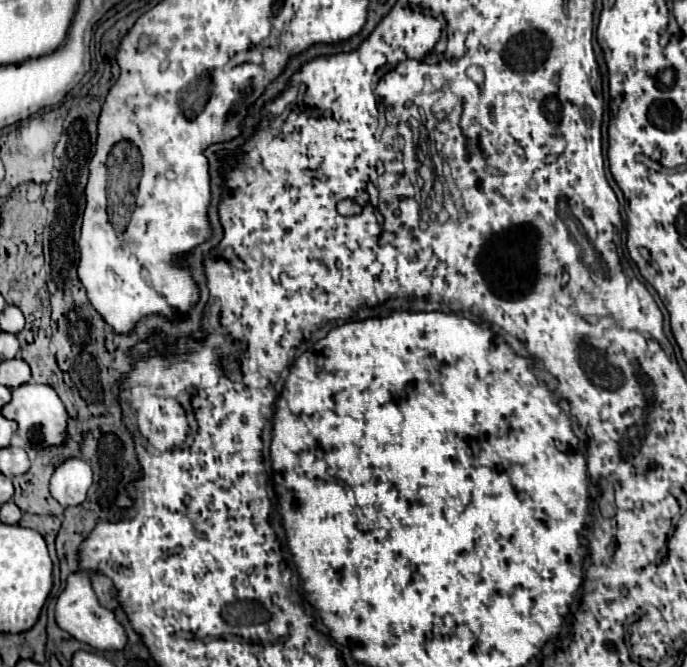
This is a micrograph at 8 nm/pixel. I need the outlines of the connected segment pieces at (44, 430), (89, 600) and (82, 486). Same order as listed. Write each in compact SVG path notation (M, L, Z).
M23 384L13 390L13 398L1 408L1 414L17 422L17 436L29 440L33 450L59 448L67 442L67 420L69 414L59 398L59 394L47 384Z
M85 572L81 574L71 574L67 578L67 586L59 598L57 598L57 606L55 606L55 618L61 630L69 632L75 640L89 644L95 650L123 650L127 646L127 634L125 628L121 626L121 622L115 618L113 610L105 608L99 604L93 588L89 586L89 578Z
M79 458L63 462L51 476L51 496L63 506L79 506L85 502L93 482L91 466Z

